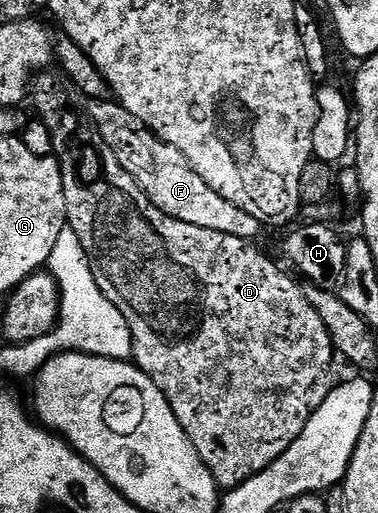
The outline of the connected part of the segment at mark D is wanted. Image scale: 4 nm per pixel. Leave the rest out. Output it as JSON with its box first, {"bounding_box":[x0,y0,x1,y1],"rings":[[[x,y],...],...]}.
{"bounding_box":[32,69,336,488],"rings":[[[47,69],[33,76],[32,103],[34,99],[34,107],[38,110],[37,118],[49,129],[55,152],[82,151],[74,160],[65,158],[61,160],[66,222],[74,230],[76,237],[80,237],[80,245],[84,245],[92,277],[96,285],[100,285],[100,293],[104,293],[104,297],[108,297],[108,301],[112,301],[112,305],[116,305],[116,309],[124,313],[124,321],[128,321],[134,346],[133,362],[144,374],[152,377],[160,393],[164,393],[176,421],[180,421],[184,433],[188,433],[192,445],[196,445],[196,453],[200,453],[204,465],[208,465],[219,488],[239,487],[244,481],[256,477],[256,473],[268,469],[268,465],[272,465],[276,457],[286,452],[288,445],[292,445],[292,441],[296,441],[296,437],[304,433],[304,425],[308,425],[312,413],[316,413],[316,409],[320,409],[320,405],[328,397],[332,386],[330,366],[333,365],[334,359],[336,360],[336,352],[328,337],[328,329],[324,329],[320,313],[316,313],[316,309],[308,305],[308,297],[304,297],[302,287],[294,284],[268,256],[261,255],[251,240],[228,237],[228,233],[216,233],[216,229],[200,229],[200,225],[187,225],[185,221],[176,221],[176,217],[168,217],[163,211],[156,209],[156,205],[148,201],[140,185],[136,185],[136,181],[120,165],[116,153],[112,153],[112,149],[100,137],[100,133],[87,122],[83,112],[81,115],[70,104],[71,88],[64,82],[63,76],[58,73],[53,75],[52,72],[53,70]]]}

